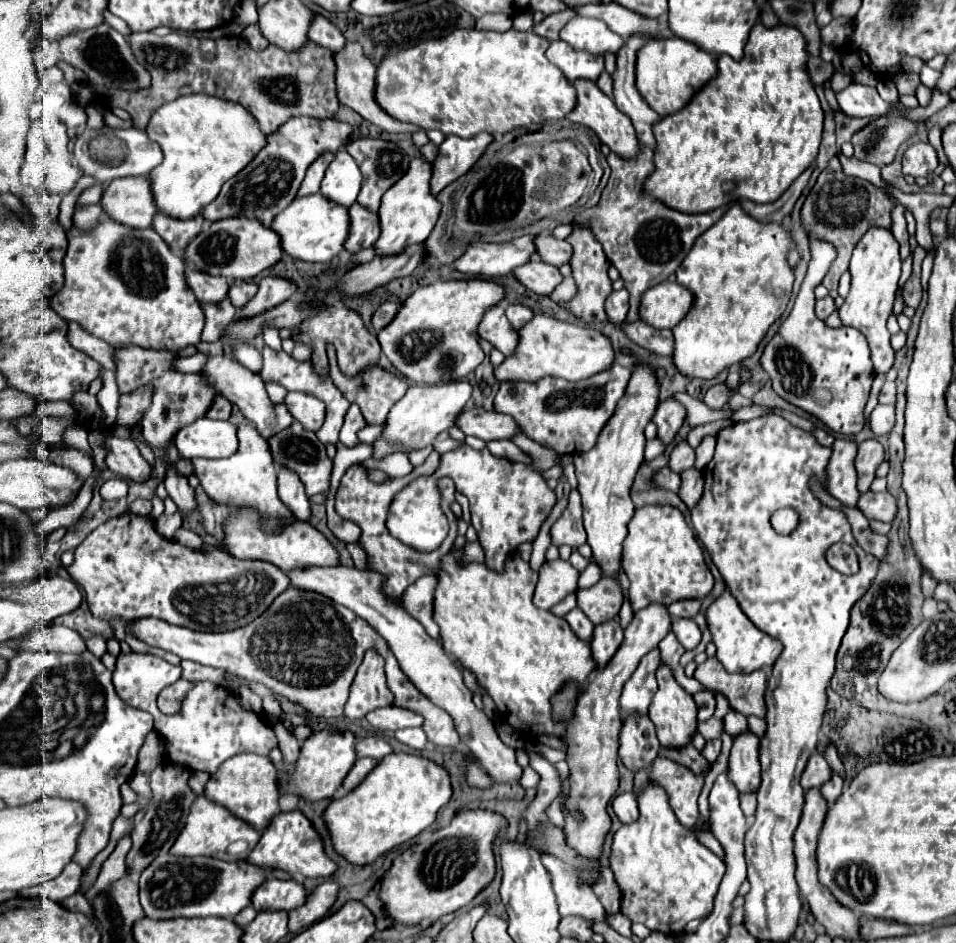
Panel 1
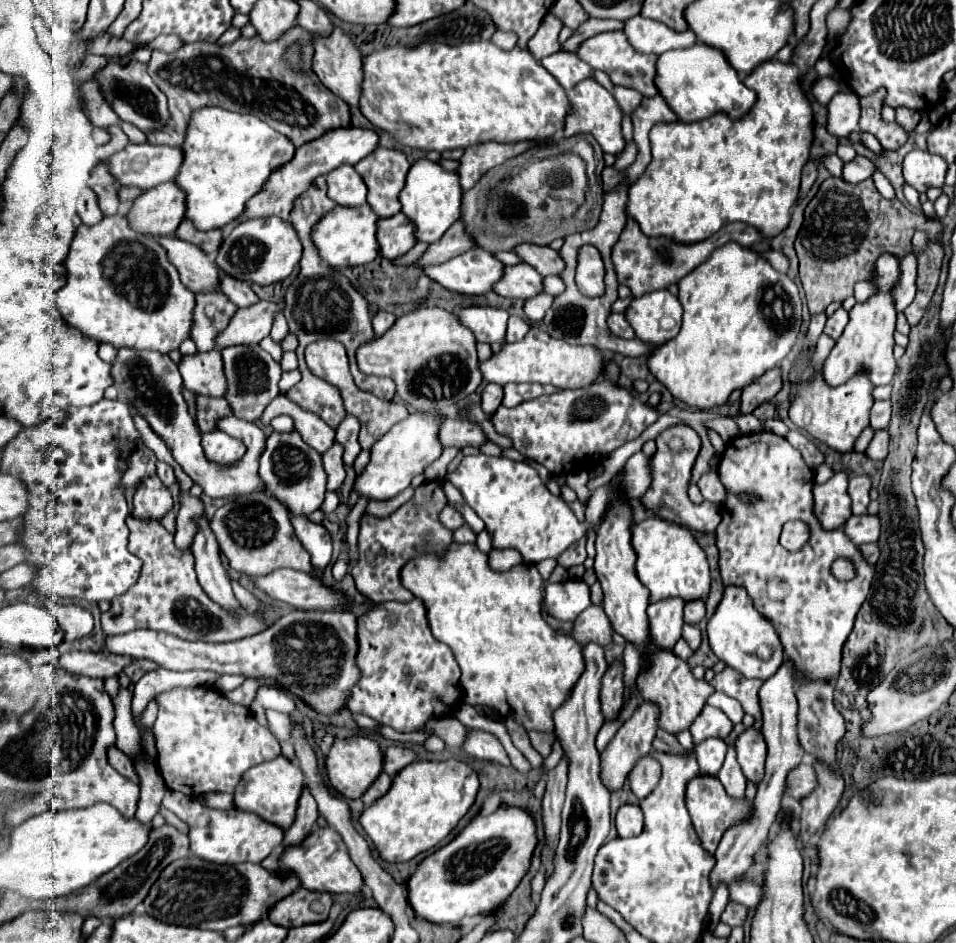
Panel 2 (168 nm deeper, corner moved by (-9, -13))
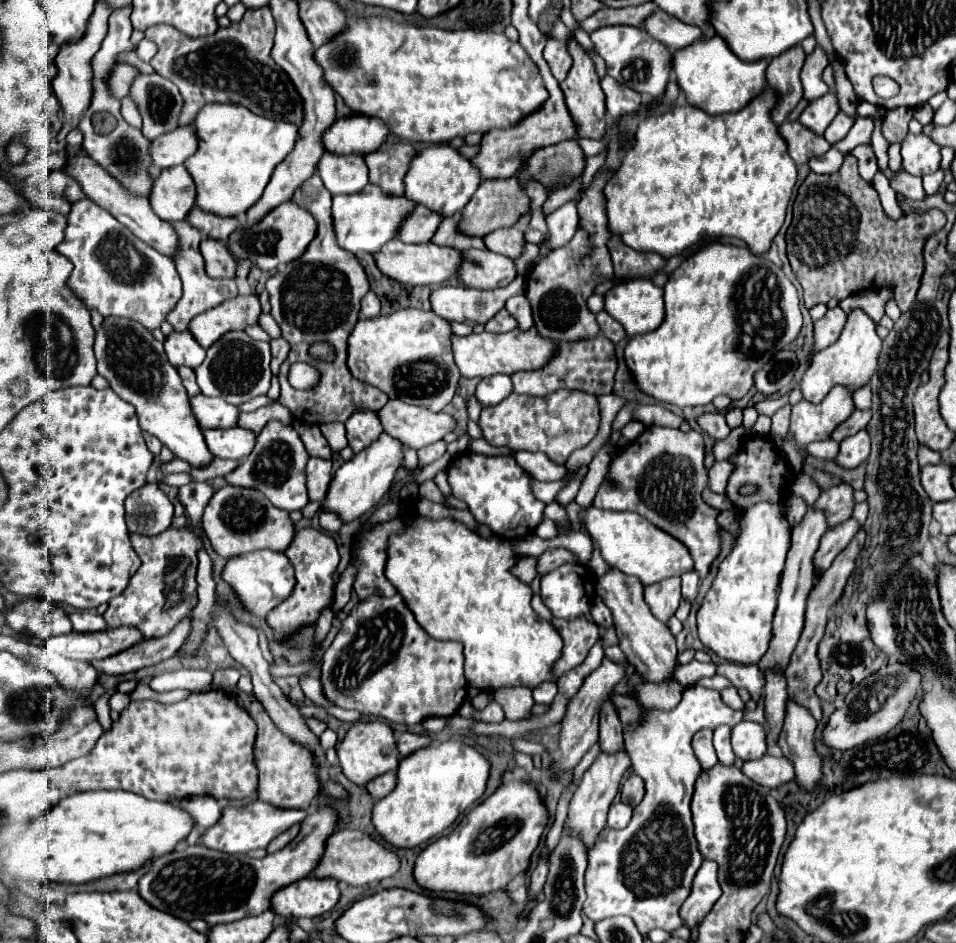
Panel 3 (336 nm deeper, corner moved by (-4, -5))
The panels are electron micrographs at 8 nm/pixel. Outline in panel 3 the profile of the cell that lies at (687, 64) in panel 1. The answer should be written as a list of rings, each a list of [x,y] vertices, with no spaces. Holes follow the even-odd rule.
[[[711,36],[711,38],[699,38],[689,48],[681,48],[673,52],[671,68],[675,72],[675,80],[679,88],[685,94],[685,100],[691,106],[697,106],[705,110],[707,114],[727,114],[741,110],[749,100],[753,100],[765,86],[765,60],[755,62],[743,62],[739,60],[723,38]]]

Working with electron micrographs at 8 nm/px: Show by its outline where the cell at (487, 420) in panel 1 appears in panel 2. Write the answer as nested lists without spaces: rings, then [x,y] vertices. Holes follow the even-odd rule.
[[[446,418],[440,422],[438,440],[442,442],[444,448],[450,448],[450,446],[464,448],[464,446],[480,446],[486,440],[486,436],[476,422]]]

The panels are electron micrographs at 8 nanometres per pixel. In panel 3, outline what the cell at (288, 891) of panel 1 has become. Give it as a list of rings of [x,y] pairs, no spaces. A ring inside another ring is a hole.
[[[309,876],[275,892],[271,910],[287,920],[315,918],[329,912],[337,900],[339,888],[335,880],[317,880]]]

